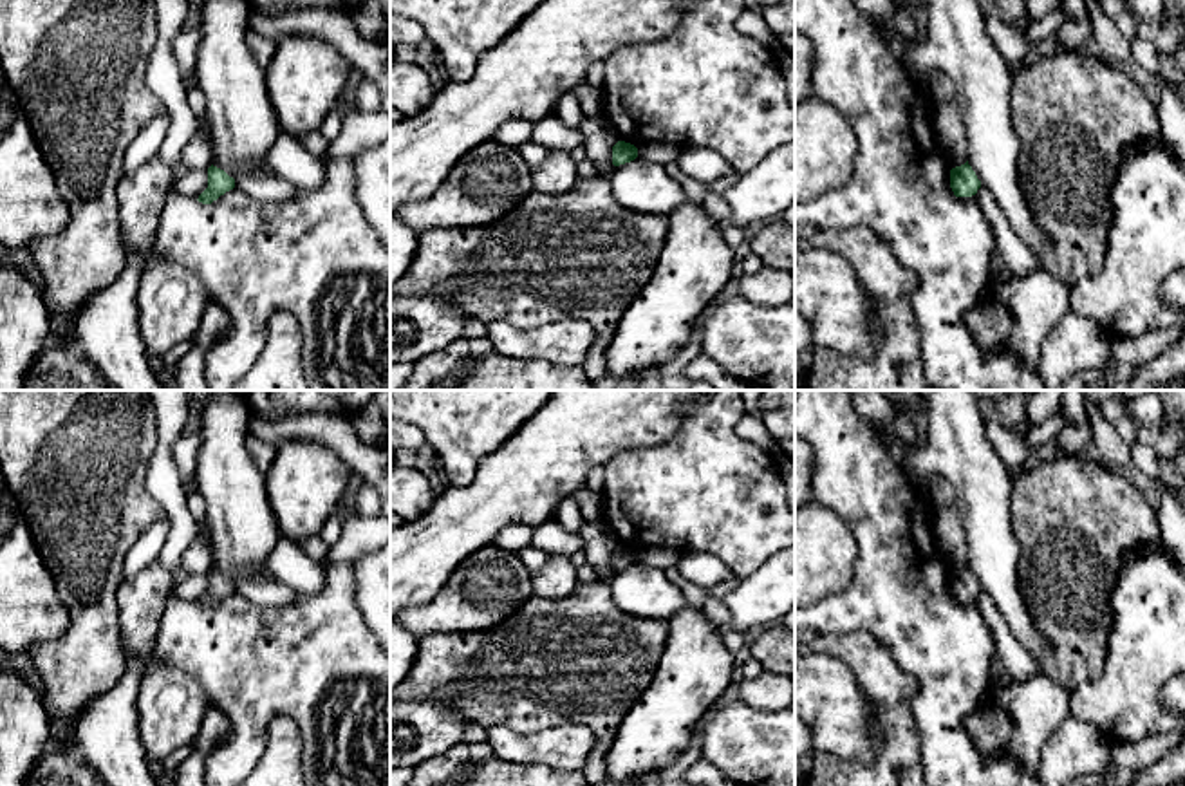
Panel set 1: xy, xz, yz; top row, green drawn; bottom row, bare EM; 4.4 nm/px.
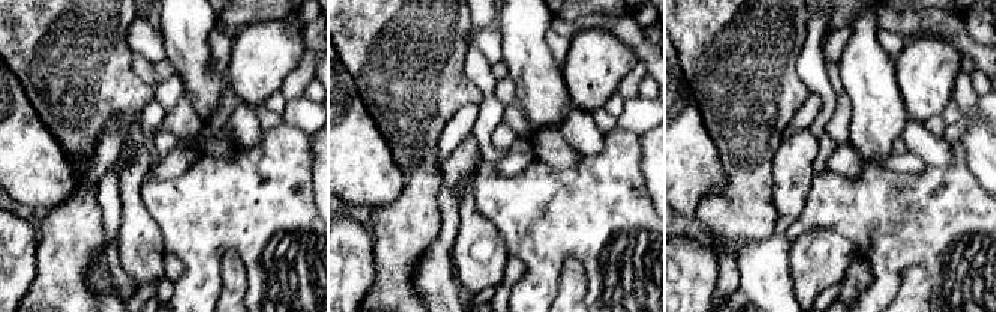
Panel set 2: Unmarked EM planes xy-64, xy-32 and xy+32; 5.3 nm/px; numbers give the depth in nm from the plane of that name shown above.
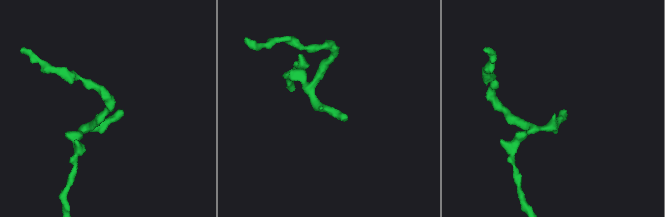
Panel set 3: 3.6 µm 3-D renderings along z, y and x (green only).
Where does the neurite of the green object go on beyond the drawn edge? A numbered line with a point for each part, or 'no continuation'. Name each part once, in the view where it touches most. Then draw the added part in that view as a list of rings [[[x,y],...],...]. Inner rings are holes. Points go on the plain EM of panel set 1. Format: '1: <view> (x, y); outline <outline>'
no continuation

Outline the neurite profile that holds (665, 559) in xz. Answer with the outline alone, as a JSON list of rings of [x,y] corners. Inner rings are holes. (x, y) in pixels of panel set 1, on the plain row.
[[[647,547],[638,553],[638,564],[656,569],[676,569],[681,553],[670,547]]]

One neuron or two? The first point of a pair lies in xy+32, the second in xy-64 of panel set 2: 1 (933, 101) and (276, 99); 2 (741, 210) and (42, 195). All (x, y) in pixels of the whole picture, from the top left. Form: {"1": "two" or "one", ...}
{"1": "two", "2": "two"}

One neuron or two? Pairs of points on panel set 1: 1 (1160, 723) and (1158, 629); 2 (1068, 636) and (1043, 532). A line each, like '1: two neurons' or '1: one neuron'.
1: one neuron
2: one neuron

